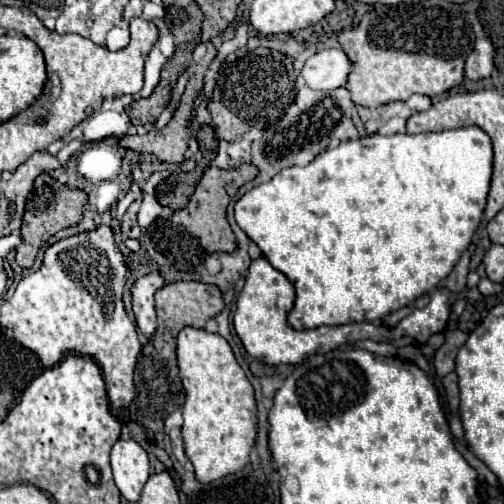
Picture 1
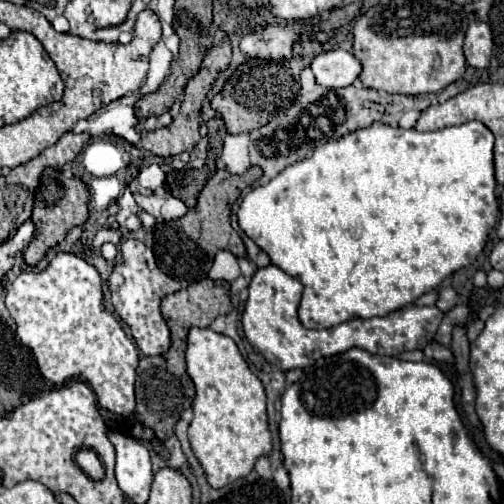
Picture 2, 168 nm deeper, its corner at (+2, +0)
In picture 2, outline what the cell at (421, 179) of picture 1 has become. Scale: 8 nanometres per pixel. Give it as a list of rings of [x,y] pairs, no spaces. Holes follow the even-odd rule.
[[[465,122],[461,126],[441,128],[433,132],[417,132],[391,128],[387,124],[373,124],[365,130],[355,130],[337,142],[327,142],[319,146],[311,158],[295,162],[277,174],[269,184],[253,188],[241,202],[237,220],[241,230],[269,254],[271,262],[279,266],[289,276],[303,284],[303,296],[299,304],[299,320],[305,328],[331,328],[351,318],[375,318],[413,304],[421,294],[435,290],[449,274],[471,264],[483,250],[489,232],[499,220],[499,204],[495,196],[495,176],[493,176],[493,134],[481,122]]]

